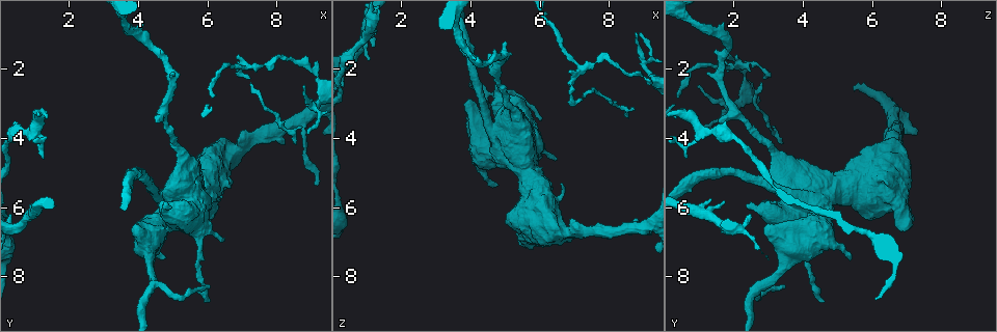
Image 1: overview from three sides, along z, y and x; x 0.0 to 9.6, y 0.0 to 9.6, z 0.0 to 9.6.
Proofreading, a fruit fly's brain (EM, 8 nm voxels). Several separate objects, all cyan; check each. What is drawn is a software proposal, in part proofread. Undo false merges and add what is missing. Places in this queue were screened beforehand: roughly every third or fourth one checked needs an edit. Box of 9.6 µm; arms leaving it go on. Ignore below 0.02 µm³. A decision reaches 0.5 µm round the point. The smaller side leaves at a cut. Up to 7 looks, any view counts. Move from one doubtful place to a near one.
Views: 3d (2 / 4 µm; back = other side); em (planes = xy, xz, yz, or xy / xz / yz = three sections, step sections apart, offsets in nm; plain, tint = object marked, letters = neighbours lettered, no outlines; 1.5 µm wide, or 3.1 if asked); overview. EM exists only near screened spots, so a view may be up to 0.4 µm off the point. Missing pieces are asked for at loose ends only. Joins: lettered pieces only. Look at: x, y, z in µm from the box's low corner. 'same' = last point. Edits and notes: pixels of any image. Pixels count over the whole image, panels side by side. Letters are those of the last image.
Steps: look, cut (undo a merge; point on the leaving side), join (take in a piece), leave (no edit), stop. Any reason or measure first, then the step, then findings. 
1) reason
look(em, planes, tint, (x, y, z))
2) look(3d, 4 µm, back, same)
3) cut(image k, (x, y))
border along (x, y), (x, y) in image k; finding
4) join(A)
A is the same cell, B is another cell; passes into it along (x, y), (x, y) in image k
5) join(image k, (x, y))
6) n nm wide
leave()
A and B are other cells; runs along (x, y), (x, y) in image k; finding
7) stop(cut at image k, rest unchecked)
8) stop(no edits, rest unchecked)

an open end
look(em, planes, letters, (4.55, 3.55, 1.60))

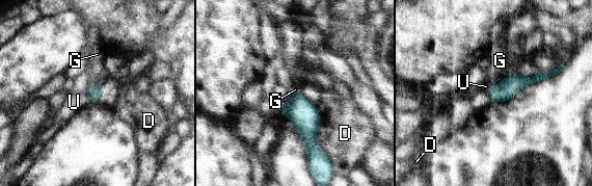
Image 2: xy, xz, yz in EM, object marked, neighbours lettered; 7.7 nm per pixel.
D touches over 420 nm
leave()
D, G and U are other cells; runs along (545, 76), (514, 83), (493, 99) in image 2; no lettered piece goes on from it

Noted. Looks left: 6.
an open end
look(3d, 2 µm, back, (6.45, 7.00, 4.60))

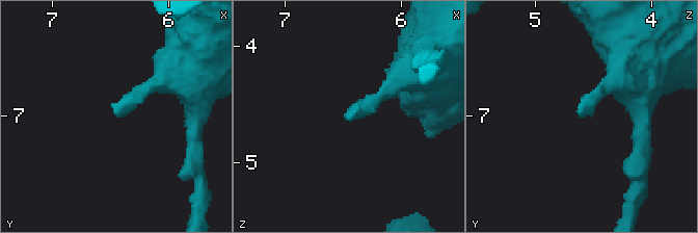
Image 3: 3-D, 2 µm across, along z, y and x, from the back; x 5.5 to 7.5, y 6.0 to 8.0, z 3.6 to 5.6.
shape alone is not enough
look(em, xy, step 8, tint, (6.44, 6.98, 4.64))

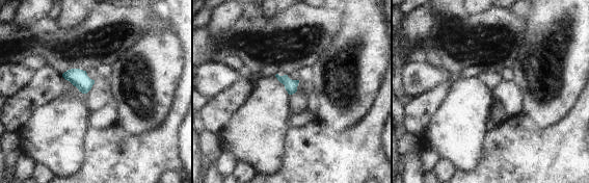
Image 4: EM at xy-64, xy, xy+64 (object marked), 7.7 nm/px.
what lies round it
look(em, xy, step 8, letters, same)

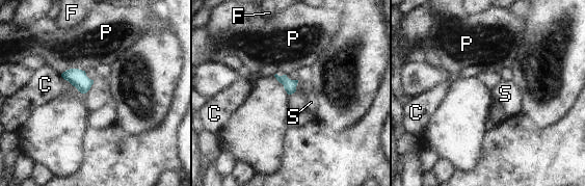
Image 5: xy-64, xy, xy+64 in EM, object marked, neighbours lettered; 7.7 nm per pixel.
join(S)
S is the same cell, C, F and P are other cells; the neuron continues

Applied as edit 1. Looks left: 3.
redraw
look(overview)

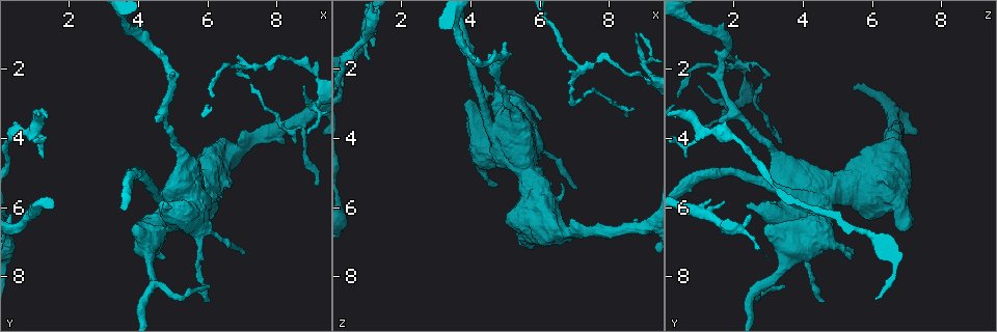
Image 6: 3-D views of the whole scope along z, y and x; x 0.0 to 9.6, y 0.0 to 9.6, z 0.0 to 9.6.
look(em, planes, letters, (5.95, 8.70, 4.65))

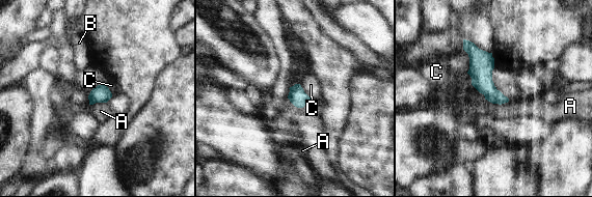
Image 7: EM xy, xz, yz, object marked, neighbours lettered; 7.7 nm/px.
leave()
A, B and C are other cells; none of them fits

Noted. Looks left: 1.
stop(join at image 5, rest unchecked)

